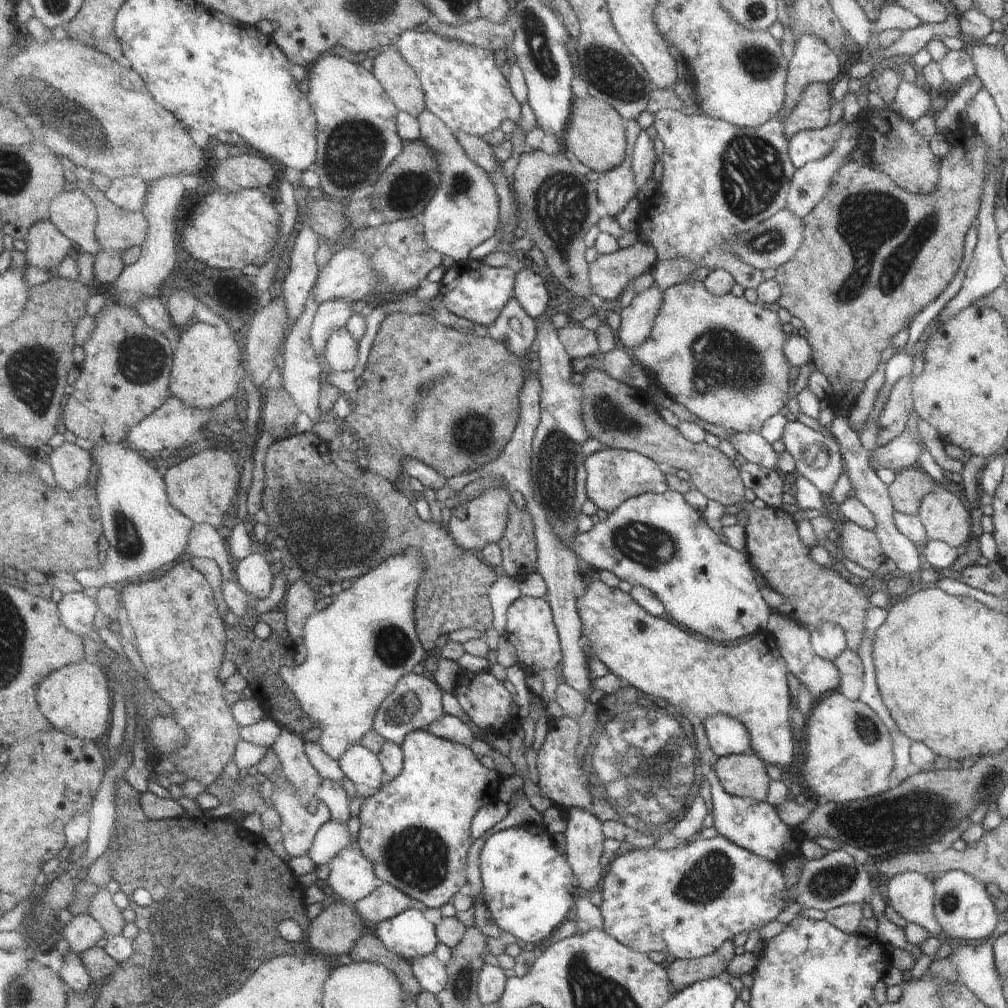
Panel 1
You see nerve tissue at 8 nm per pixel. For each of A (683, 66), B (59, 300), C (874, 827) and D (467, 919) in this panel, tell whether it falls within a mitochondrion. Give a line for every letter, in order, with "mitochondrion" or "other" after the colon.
A: other
B: other
C: mitochondrion
D: other

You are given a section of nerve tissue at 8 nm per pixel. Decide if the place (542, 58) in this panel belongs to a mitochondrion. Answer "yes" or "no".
yes

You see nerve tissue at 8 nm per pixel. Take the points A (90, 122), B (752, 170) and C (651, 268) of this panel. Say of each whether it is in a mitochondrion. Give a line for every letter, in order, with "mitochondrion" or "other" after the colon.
A: mitochondrion
B: mitochondrion
C: other

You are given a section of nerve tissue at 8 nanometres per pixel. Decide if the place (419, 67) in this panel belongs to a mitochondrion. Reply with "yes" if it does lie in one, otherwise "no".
no

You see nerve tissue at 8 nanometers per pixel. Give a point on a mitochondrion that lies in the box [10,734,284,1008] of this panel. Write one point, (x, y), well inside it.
(202, 943)

